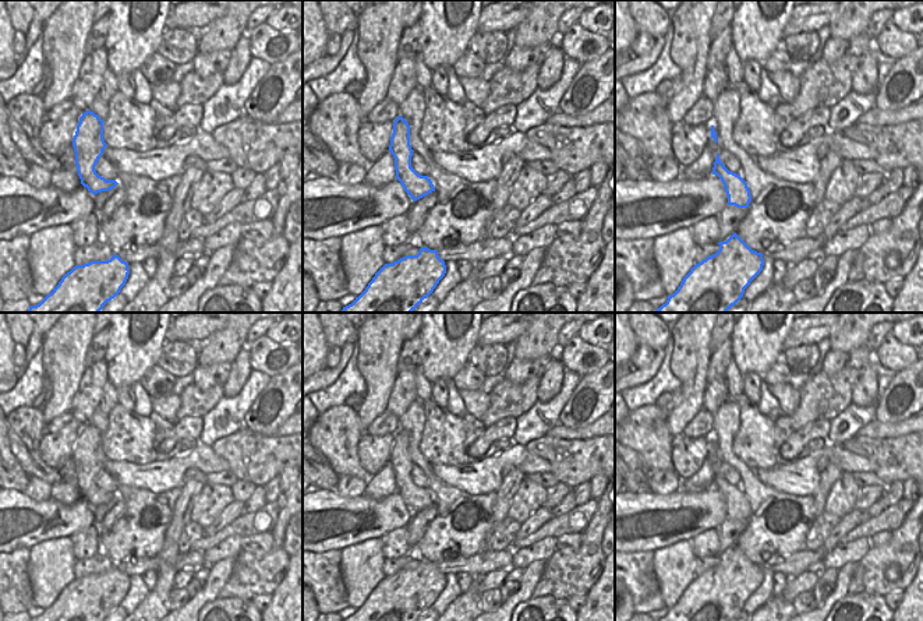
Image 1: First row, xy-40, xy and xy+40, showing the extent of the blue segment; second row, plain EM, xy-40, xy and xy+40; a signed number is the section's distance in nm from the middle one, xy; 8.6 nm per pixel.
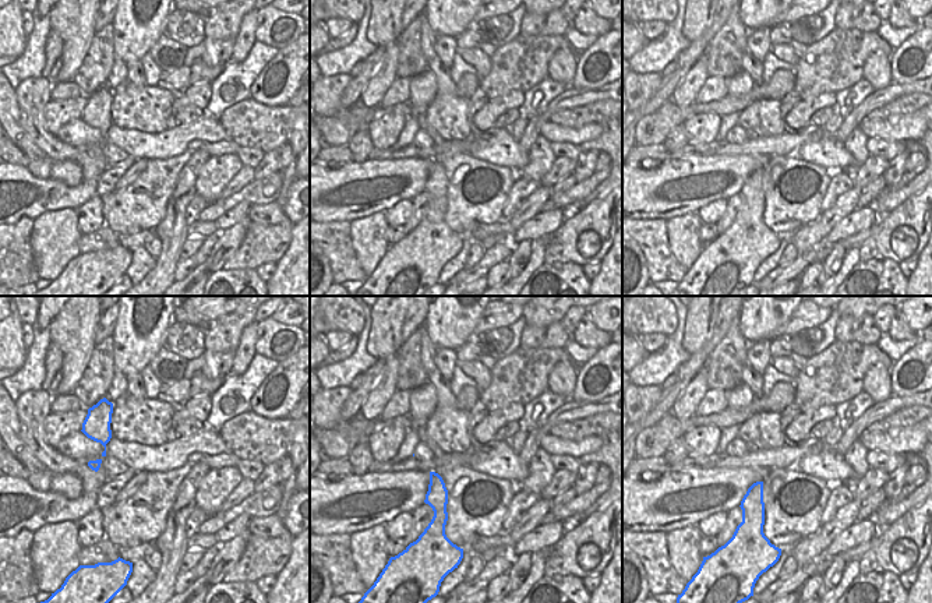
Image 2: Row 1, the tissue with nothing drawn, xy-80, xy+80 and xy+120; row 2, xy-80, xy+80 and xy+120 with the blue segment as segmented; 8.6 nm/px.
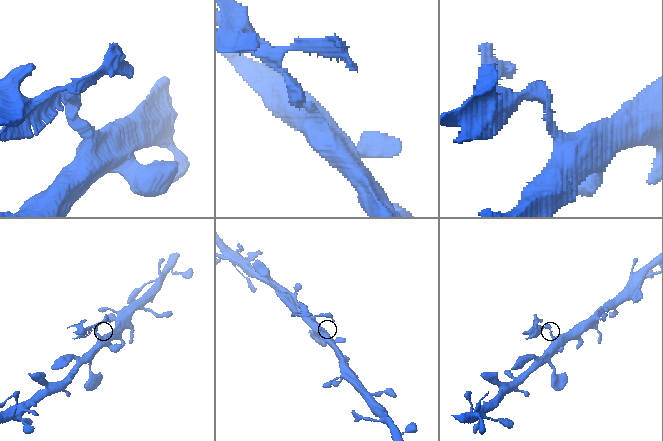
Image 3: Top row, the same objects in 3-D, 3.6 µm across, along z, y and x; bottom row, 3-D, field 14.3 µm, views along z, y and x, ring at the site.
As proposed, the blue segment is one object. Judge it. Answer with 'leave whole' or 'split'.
split

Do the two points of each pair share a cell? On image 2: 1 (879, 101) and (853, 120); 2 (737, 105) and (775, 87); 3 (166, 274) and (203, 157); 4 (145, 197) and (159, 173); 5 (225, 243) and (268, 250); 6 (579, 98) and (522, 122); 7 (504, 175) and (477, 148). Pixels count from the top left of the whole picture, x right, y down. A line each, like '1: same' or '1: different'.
1: same
2: same
3: same
4: same
5: different
6: different
7: different

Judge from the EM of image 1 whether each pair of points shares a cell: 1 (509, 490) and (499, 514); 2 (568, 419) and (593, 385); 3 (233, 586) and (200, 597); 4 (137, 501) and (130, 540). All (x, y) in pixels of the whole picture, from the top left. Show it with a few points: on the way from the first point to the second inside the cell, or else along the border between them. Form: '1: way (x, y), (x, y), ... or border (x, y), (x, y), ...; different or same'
1: way (504, 496), (501, 508); same
2: way (576, 413), (593, 394); same
3: border (236, 561), (230, 577), (216, 596); different
4: way (137, 511), (135, 530); same

